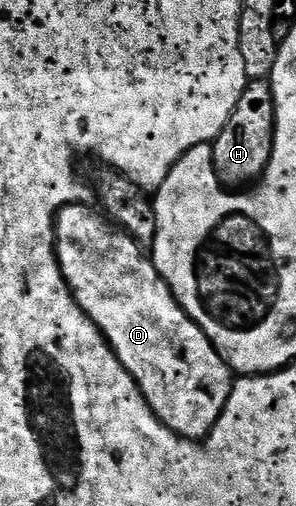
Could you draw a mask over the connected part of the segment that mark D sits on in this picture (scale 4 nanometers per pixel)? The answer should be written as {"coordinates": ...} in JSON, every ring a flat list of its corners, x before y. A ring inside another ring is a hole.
{"coordinates":[[86,202,58,209,54,221,54,243,66,285,74,293,74,301,82,307,84,314,88,314,90,321,102,331,102,337,112,346,124,370,132,374,158,421,177,436,201,442,216,426,234,389,235,377,204,330,200,330,197,322,178,305,172,290,156,270,153,259,142,253,145,252,143,245,129,232,111,223,101,211,98,212,93,212]]}

